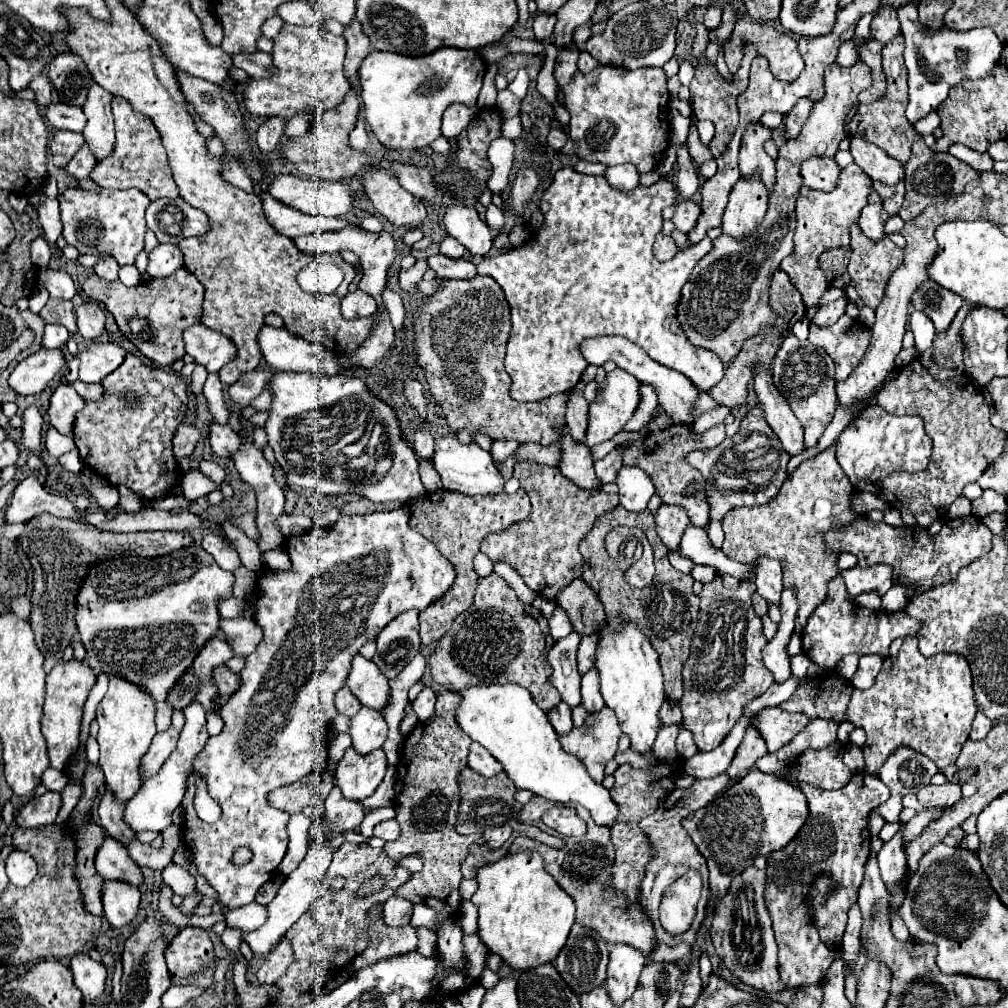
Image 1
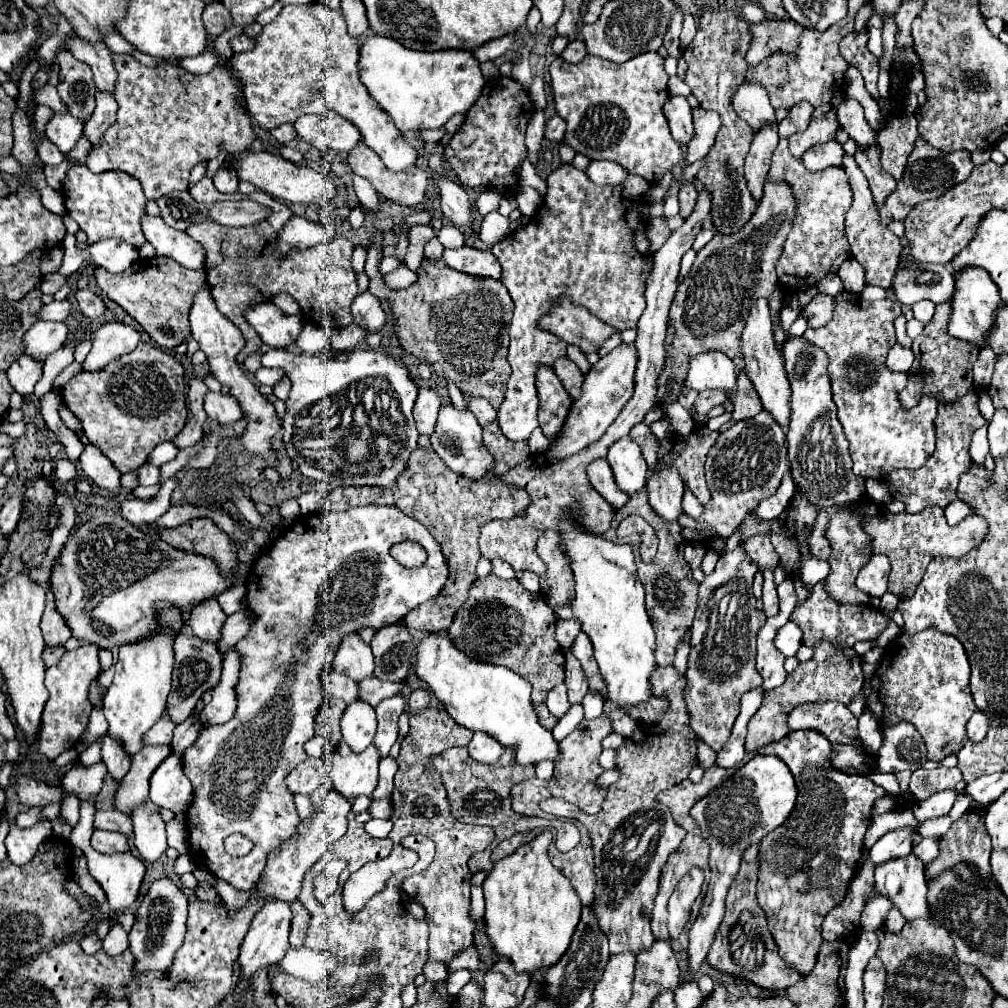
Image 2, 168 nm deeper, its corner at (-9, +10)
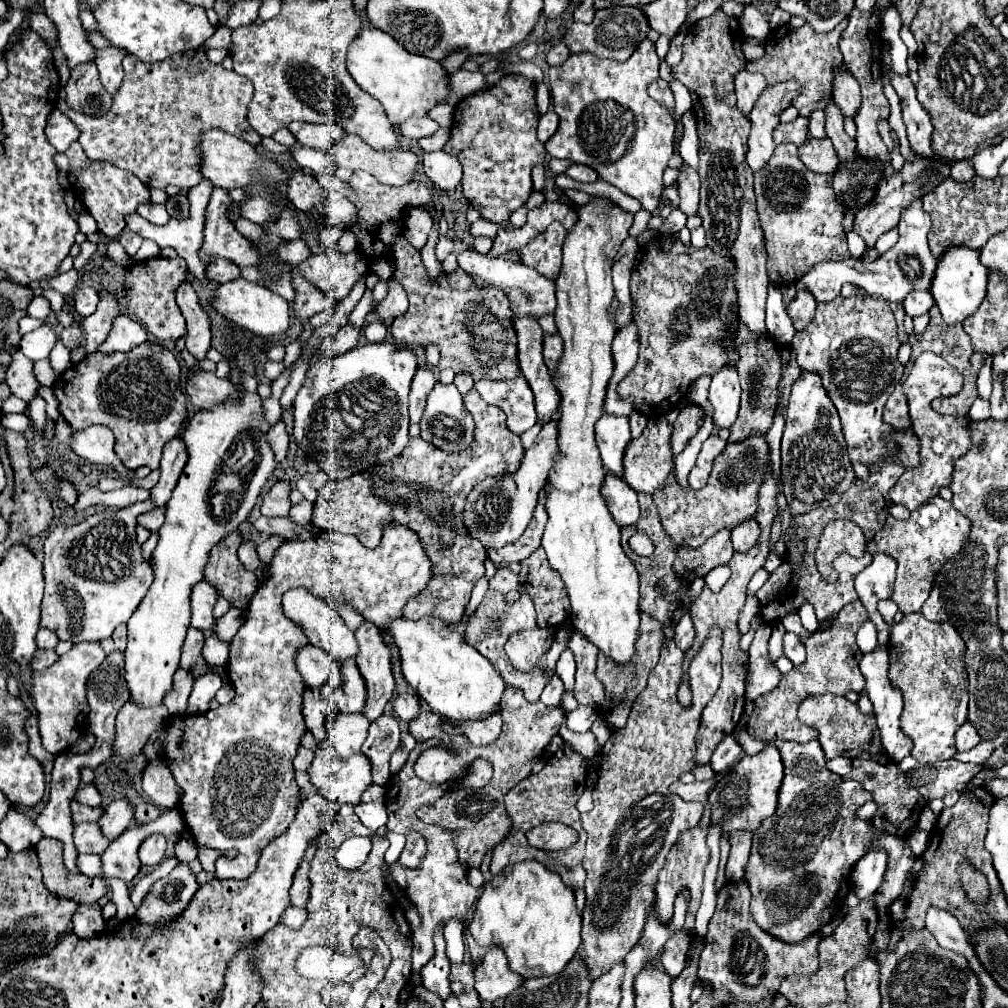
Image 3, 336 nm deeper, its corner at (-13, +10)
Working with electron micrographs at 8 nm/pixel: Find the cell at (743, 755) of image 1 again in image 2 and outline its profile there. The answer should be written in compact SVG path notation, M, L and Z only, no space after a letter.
M821 643L815 645L815 657L807 663L799 663L799 667L787 675L787 681L765 693L763 705L761 709L751 717L747 729L747 743L745 743L745 751L747 753L757 753L757 749L779 741L781 737L785 737L789 733L789 729L785 729L785 715L807 701L841 701L843 705L851 705L853 697L861 691L865 679L863 679L863 671L861 671L861 657L855 655L853 649L833 649L833 645L829 643Z

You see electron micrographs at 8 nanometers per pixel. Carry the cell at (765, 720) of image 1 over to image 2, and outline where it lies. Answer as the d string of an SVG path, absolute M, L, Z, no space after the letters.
M833 701L799 705L787 715L787 727L791 731L815 729L831 743L859 743L857 717L853 717L845 705L837 705Z

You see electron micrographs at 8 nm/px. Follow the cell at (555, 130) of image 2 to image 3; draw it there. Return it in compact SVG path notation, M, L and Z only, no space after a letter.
M549 111L549 113L541 115L541 119L539 119L539 127L537 127L537 139L539 139L541 143L549 141L549 137L557 131L557 125L559 125L559 117L557 117L557 113Z

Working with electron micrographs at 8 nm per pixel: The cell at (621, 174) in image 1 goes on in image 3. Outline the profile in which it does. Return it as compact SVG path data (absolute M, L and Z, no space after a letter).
M577 163L569 165L565 169L565 175L575 179L575 181L579 181L579 183L595 183L599 179L597 173L593 173L593 169L589 169L587 165L577 165Z

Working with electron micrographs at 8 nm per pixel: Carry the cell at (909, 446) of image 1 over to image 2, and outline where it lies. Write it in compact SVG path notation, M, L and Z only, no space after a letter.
M839 293L835 297L837 309L833 321L819 329L807 329L805 339L819 345L829 355L829 377L833 387L833 401L839 411L839 421L843 425L845 437L849 441L849 451L853 459L853 473L863 479L885 479L895 469L917 469L921 467L935 451L935 417L937 417L937 401L931 395L921 397L915 409L905 409L899 401L899 391L907 385L907 373L891 373L885 367L887 351L897 343L893 321L901 315L901 303L887 297L883 301L867 303L855 295Z

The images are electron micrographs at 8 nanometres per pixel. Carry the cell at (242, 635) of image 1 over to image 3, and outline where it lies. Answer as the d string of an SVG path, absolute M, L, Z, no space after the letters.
M215 635L207 637L207 641L203 645L203 659L209 665L217 665L217 667L227 665L227 659L229 659L227 653L229 653L229 643L219 641Z

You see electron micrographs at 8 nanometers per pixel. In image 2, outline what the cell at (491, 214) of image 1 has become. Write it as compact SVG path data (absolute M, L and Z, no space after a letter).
M491 211L485 215L485 219L481 223L479 239L485 241L487 245L493 245L493 243L497 243L509 235L509 231L511 231L509 225L511 225L509 217L503 217L499 211Z

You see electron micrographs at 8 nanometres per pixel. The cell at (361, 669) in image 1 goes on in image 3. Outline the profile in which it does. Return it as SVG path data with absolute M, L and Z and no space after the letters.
M303 587L287 589L283 593L283 613L289 619L293 619L293 623L301 625L301 629L307 635L309 643L325 649L335 661L341 663L345 657L355 657L357 655L357 641L355 641L353 631L343 623L343 619L337 615L337 611L331 605L317 599L307 589L303 589Z

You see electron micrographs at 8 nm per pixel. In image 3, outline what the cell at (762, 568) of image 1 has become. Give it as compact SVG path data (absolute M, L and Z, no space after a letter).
M747 519L747 521L739 523L731 531L733 549L735 551L745 551L745 549L753 547L753 541L757 541L757 533L759 533L759 525L755 523L755 519Z

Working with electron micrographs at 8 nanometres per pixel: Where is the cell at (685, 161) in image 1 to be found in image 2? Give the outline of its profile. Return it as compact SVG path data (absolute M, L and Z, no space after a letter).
M671 95L669 101L663 105L665 117L671 127L671 135L679 145L689 145L689 141L695 135L693 121L691 121L691 107L685 97Z

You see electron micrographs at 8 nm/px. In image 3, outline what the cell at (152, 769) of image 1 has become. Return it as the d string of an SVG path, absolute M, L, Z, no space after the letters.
M123 797L119 801L111 801L103 809L103 815L97 821L97 825L101 827L101 833L109 841L113 841L115 837L119 837L131 823L133 823L133 807L129 805L127 797Z

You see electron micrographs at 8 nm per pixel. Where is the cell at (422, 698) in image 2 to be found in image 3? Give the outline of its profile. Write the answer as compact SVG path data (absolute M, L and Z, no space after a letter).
M399 693L393 701L393 715L401 721L413 721L419 715L419 701L411 693Z

